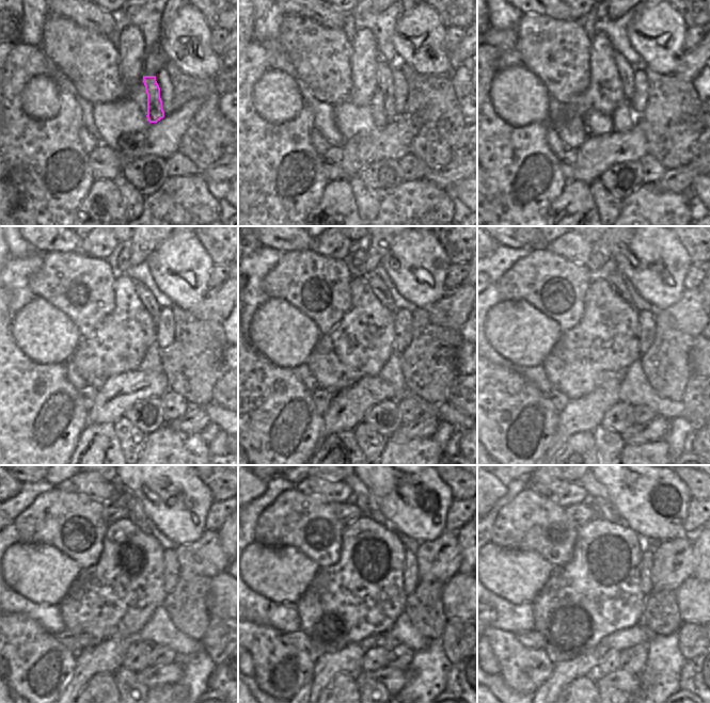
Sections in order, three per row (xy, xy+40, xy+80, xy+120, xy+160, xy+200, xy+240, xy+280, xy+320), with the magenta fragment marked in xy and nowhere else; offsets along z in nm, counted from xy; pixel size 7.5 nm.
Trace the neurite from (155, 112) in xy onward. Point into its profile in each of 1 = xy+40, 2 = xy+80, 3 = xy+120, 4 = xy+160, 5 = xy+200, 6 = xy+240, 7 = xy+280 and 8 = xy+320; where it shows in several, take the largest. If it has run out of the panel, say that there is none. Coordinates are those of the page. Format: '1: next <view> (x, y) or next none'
1: next xy+40 (384, 70)
2: next xy+80 (626, 70)
3: next xy+120 (143, 293)
4: next xy+160 (378, 287)
5: next xy+200 (615, 280)
6: next xy+240 (136, 514)
7: next xy+280 (358, 486)
8: next xy+320 (593, 486)

